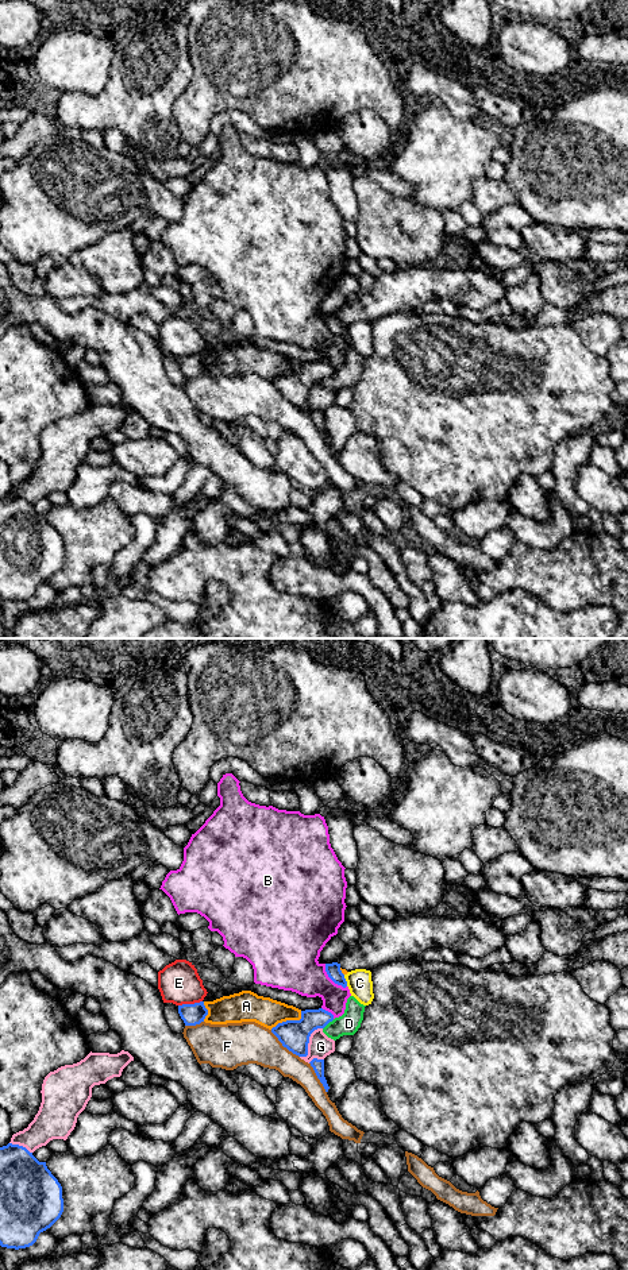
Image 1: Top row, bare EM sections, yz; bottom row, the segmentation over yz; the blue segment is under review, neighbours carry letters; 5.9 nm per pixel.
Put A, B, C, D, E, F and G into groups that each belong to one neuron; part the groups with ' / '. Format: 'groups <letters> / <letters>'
groups A / B / C / D G / E / F

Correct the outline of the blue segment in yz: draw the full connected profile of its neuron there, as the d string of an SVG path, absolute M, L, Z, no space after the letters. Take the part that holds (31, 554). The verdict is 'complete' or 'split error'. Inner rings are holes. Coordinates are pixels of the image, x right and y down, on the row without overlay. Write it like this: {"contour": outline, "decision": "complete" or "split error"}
{"contour": "M19 497L0 499L0 598L26 601L50 580L63 564L62 539L32 505Z", "decision": "complete"}

